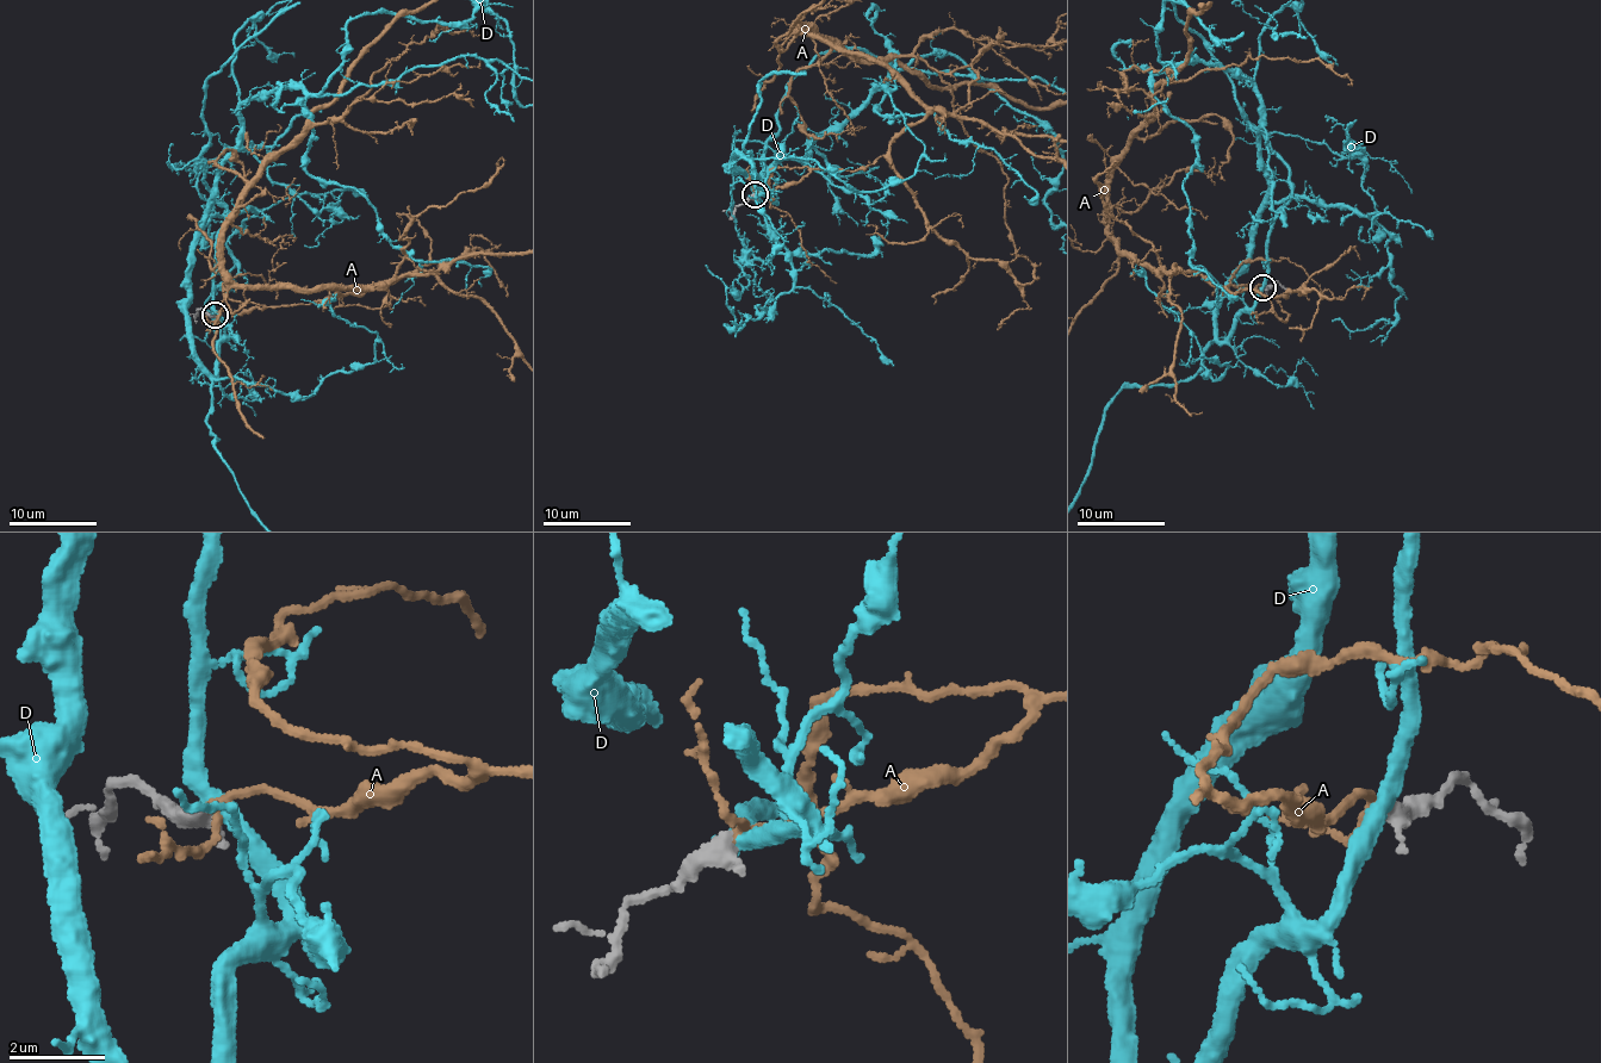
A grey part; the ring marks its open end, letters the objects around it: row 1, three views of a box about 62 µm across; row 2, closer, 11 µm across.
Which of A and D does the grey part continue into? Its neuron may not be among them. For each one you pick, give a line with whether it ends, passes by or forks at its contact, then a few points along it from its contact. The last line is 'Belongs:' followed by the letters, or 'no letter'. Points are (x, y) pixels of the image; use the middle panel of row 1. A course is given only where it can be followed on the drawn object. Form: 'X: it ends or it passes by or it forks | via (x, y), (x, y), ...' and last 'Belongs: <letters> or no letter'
A: it passes by
Belongs: A

